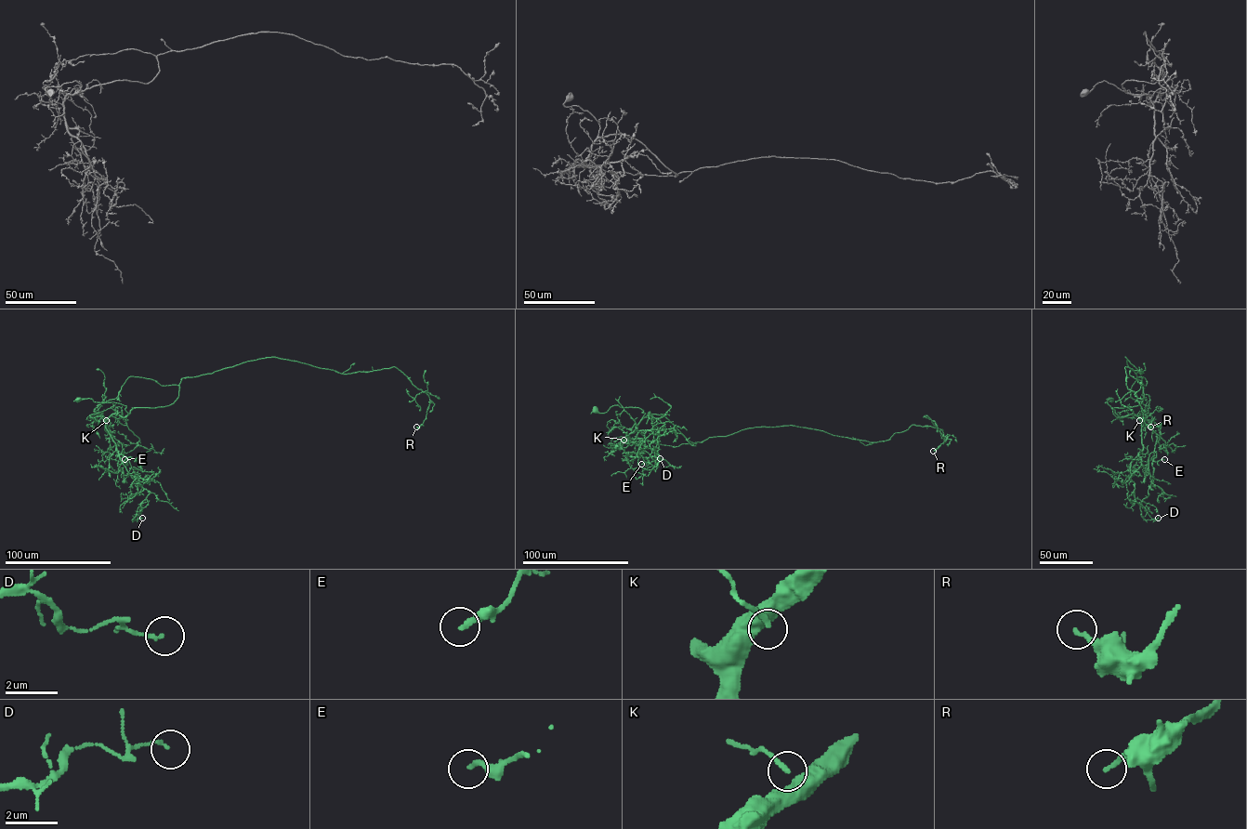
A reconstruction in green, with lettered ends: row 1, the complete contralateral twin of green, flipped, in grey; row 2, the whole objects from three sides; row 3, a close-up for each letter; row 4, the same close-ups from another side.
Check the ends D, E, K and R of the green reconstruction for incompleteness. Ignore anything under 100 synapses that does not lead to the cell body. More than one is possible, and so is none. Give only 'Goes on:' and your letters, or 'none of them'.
Goes on: none of them

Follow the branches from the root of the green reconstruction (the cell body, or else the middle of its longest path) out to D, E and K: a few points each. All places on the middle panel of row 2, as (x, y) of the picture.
D: (595, 410), (641, 409), (622, 441), (634, 442), (641, 430), (666, 433), (649, 444), (660, 458)
E: (595, 410), (643, 410), (621, 443), (628, 455), (641, 455), (636, 453), (641, 464)
K: (595, 410), (664, 415), (696, 443), (635, 430), (611, 444), (623, 440)

